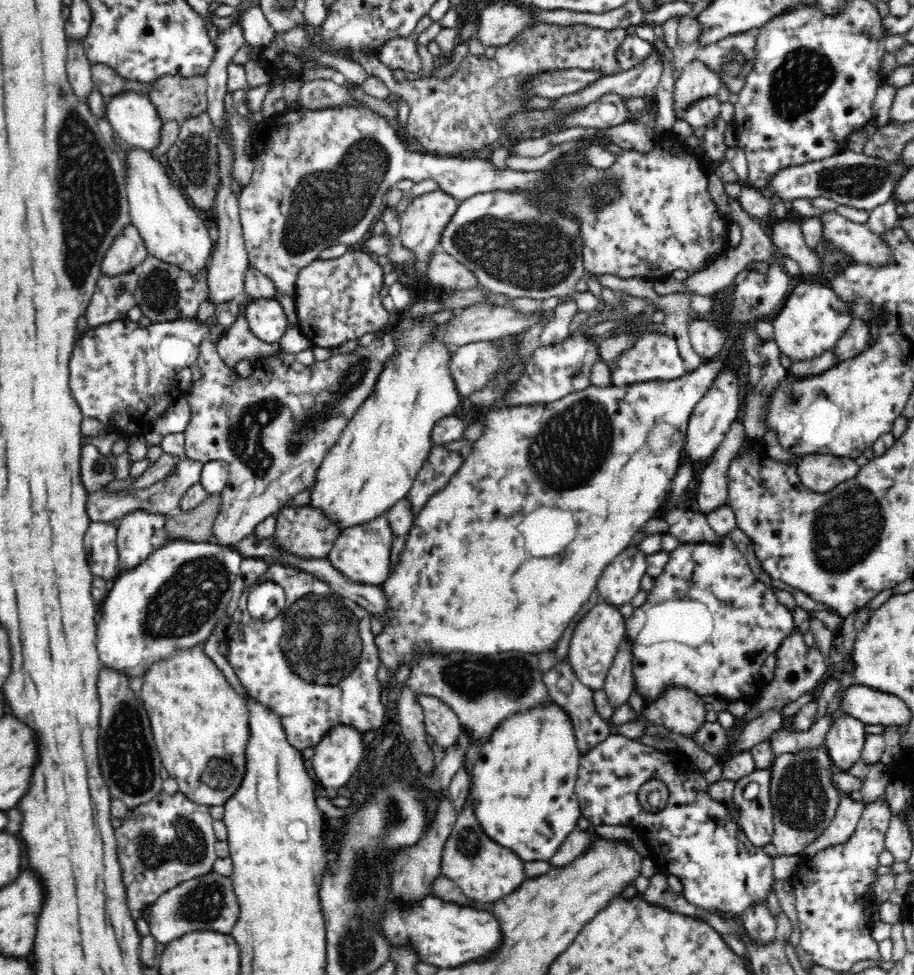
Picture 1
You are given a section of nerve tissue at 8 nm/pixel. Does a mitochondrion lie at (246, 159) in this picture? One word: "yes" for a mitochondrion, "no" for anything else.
no

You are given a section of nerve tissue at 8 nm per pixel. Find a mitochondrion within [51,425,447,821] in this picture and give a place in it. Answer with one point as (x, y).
(320, 641)

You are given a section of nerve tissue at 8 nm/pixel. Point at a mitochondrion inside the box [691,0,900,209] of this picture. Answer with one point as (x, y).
(800, 83)

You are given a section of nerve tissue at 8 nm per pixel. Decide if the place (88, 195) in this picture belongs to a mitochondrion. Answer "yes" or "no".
yes

